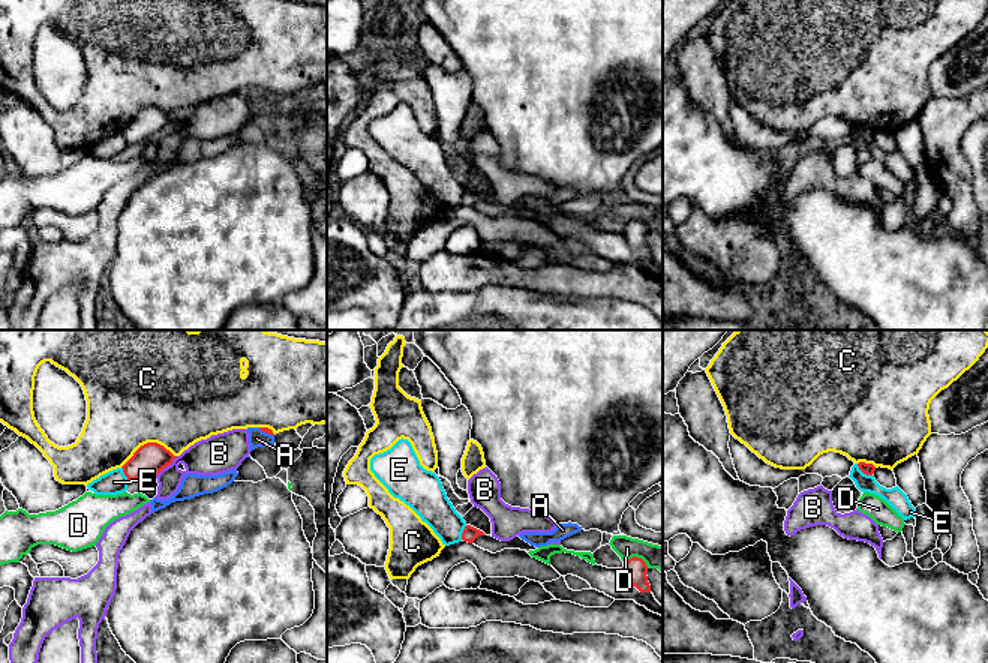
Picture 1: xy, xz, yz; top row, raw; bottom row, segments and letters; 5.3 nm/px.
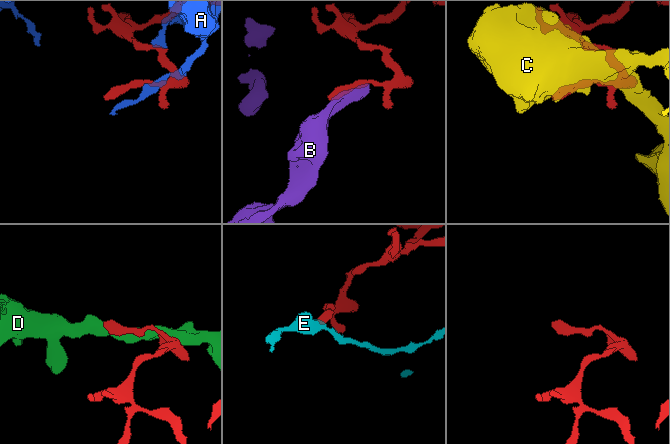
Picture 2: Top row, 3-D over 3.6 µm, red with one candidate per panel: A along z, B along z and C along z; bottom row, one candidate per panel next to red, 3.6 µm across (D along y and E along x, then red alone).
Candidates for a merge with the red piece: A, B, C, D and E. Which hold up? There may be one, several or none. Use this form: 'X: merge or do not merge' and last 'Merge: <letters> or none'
A: do not merge
B: do not merge
C: do not merge
D: do not merge
E: do not merge
Merge: none

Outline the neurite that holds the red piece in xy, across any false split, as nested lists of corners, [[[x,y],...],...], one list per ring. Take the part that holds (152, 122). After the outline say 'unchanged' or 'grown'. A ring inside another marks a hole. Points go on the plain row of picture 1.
[[[157,106],[141,110],[133,120],[121,130],[127,144],[150,141],[159,138],[163,132],[172,128],[174,120],[169,114]]] | unchanged

